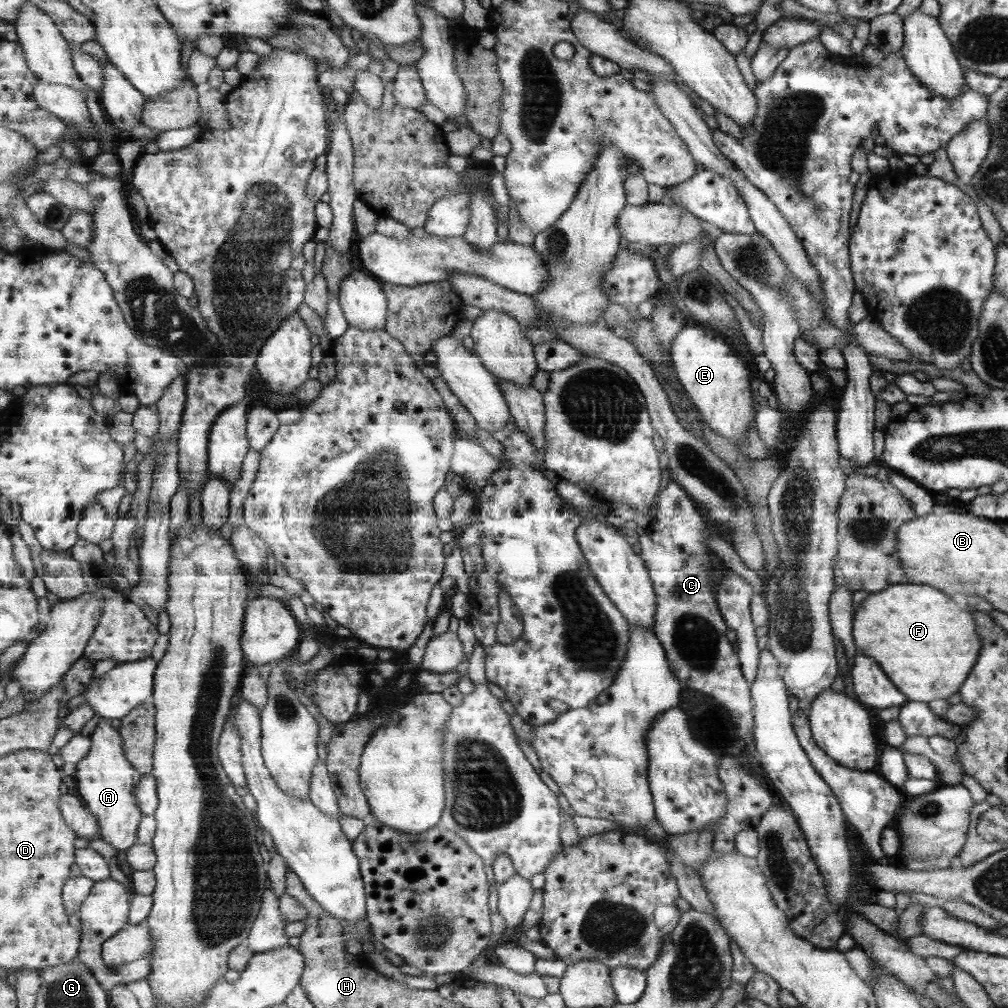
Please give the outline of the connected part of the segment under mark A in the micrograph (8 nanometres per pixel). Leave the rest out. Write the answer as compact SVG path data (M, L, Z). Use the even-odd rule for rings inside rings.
M101 718L91 735L91 754L76 764L78 794L88 810L97 816L103 840L116 848L117 852L127 852L136 845L141 820L145 816L136 797L136 788L142 774L129 762L120 731L111 726L110 720Z

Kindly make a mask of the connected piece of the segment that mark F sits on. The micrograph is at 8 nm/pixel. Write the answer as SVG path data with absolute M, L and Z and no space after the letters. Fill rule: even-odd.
M899 582L896 585L886 586L883 590L876 593L869 593L854 608L852 614L852 637L856 650L861 654L869 654L869 658L877 658L877 662L881 662L881 670L885 670L885 674L889 674L889 678L893 678L893 682L897 682L897 686L901 686L901 694L907 696L908 701L929 703L932 700L947 699L949 696L958 692L959 688L968 678L967 672L971 672L976 662L975 656L979 656L979 636L975 636L975 620L971 620L967 610L959 610L951 598L947 598L943 592L921 584L909 584L907 582Z

